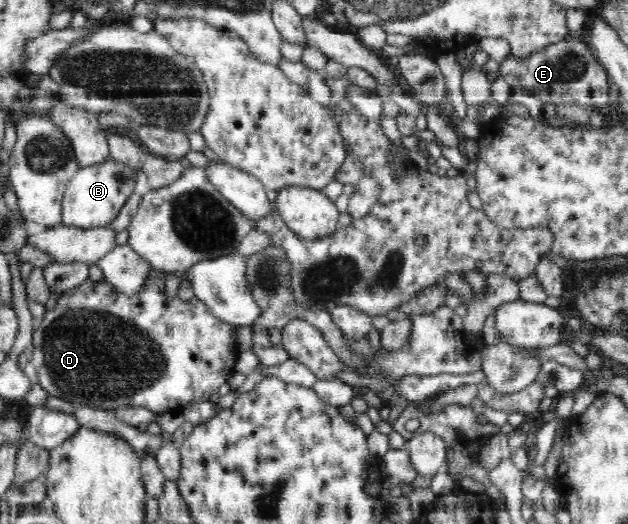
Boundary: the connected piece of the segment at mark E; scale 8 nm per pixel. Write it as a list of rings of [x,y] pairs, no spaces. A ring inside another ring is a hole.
[[[570,35],[554,45],[534,51],[528,57],[506,57],[499,67],[500,75],[513,92],[534,95],[540,101],[554,105],[584,105],[593,110],[611,104],[607,70],[598,61],[597,54],[583,39],[576,41]]]

